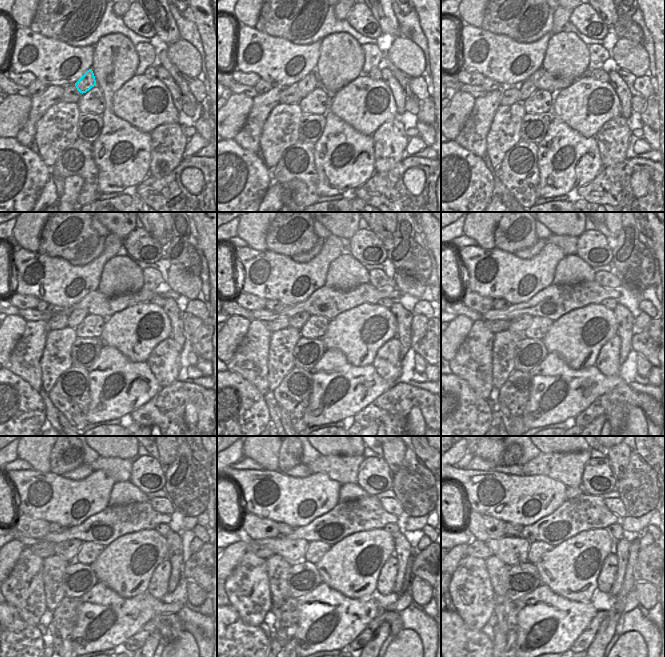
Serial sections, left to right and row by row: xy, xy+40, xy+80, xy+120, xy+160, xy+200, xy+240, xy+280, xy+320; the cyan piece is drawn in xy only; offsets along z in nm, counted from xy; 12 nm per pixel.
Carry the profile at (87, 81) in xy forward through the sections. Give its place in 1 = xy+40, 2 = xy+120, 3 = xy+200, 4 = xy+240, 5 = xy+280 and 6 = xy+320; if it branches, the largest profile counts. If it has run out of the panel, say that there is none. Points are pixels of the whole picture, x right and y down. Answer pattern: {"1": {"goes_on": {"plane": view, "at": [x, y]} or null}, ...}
{"1": {"goes_on": {"plane": "xy+40", "at": [311, 81]}}, "2": {"goes_on": {"plane": "xy+120", "at": [77, 316]}}, "3": {"goes_on": {"plane": "xy+200", "at": [519, 324]}}, "4": {"goes_on": {"plane": "xy+240", "at": [68, 550]}}, "5": {"goes_on": {"plane": "xy+280", "at": [292, 551]}}, "6": {"goes_on": {"plane": "xy+320", "at": [512, 550]}}}

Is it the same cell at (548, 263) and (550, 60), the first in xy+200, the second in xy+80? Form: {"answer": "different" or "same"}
{"answer": "different"}

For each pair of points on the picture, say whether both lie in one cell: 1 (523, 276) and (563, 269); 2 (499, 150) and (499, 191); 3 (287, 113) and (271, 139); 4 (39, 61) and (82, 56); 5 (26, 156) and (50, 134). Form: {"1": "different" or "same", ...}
{"1": "different", "2": "different", "3": "same", "4": "same", "5": "different"}

